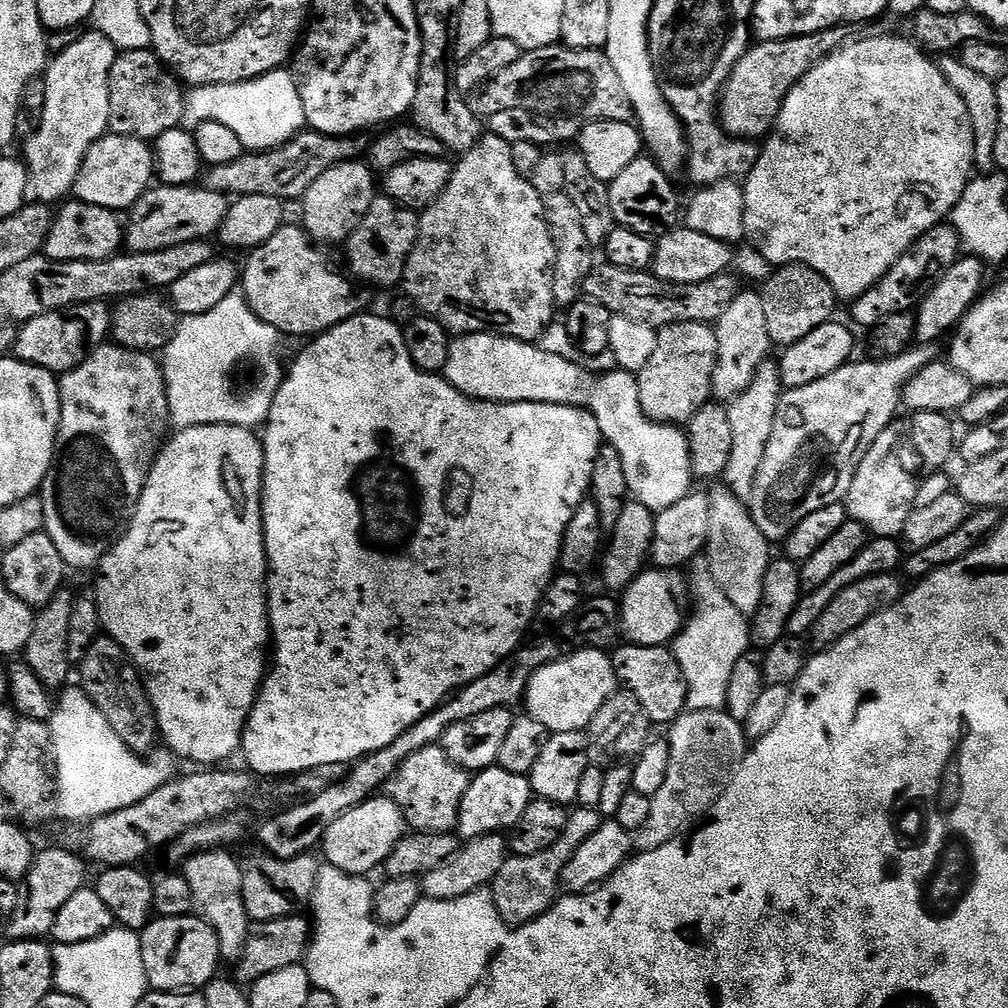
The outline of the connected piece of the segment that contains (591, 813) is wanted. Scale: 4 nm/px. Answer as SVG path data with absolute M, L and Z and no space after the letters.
M577 807L569 815L564 829L556 841L546 850L529 856L509 855L504 861L502 870L498 870L496 877L492 879L490 891L492 901L498 910L498 914L504 919L505 925L519 926L529 924L534 918L542 915L547 908L551 908L558 899L558 891L561 887L560 874L566 862L572 857L574 850L578 848L598 828L602 817L595 808Z

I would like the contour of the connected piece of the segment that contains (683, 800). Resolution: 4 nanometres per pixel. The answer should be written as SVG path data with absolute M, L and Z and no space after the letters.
M685 710L672 721L667 732L668 765L663 782L650 797L650 816L634 834L637 853L649 852L670 842L693 822L699 821L727 788L738 761L746 752L743 723L730 718L730 714L723 710Z

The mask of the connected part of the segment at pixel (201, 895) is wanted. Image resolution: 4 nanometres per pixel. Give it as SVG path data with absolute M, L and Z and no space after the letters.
M200 850L183 861L182 874L190 882L190 894L195 915L218 934L220 959L235 962L248 937L250 921L246 914L244 899L240 894L241 861L235 860L228 850Z

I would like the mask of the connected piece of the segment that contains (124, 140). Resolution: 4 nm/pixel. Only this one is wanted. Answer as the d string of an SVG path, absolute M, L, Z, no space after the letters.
M106 134L90 146L78 170L71 195L90 206L102 206L120 214L131 209L142 193L148 191L154 180L154 171L154 148L149 141Z

